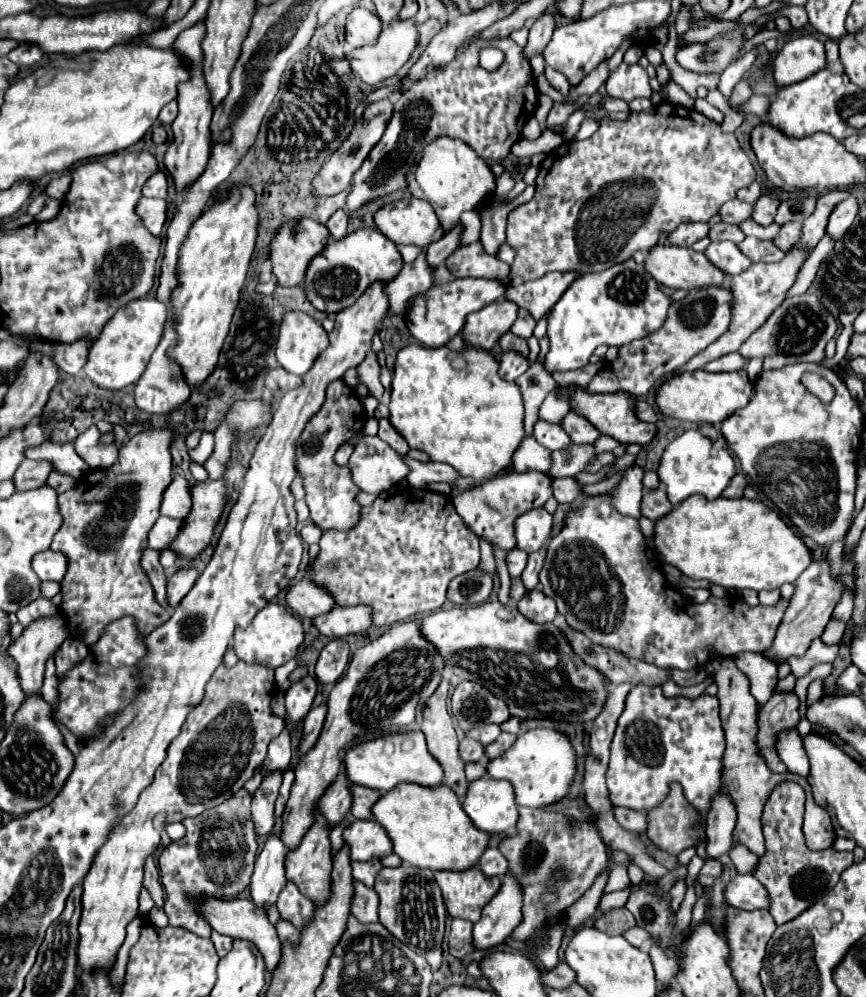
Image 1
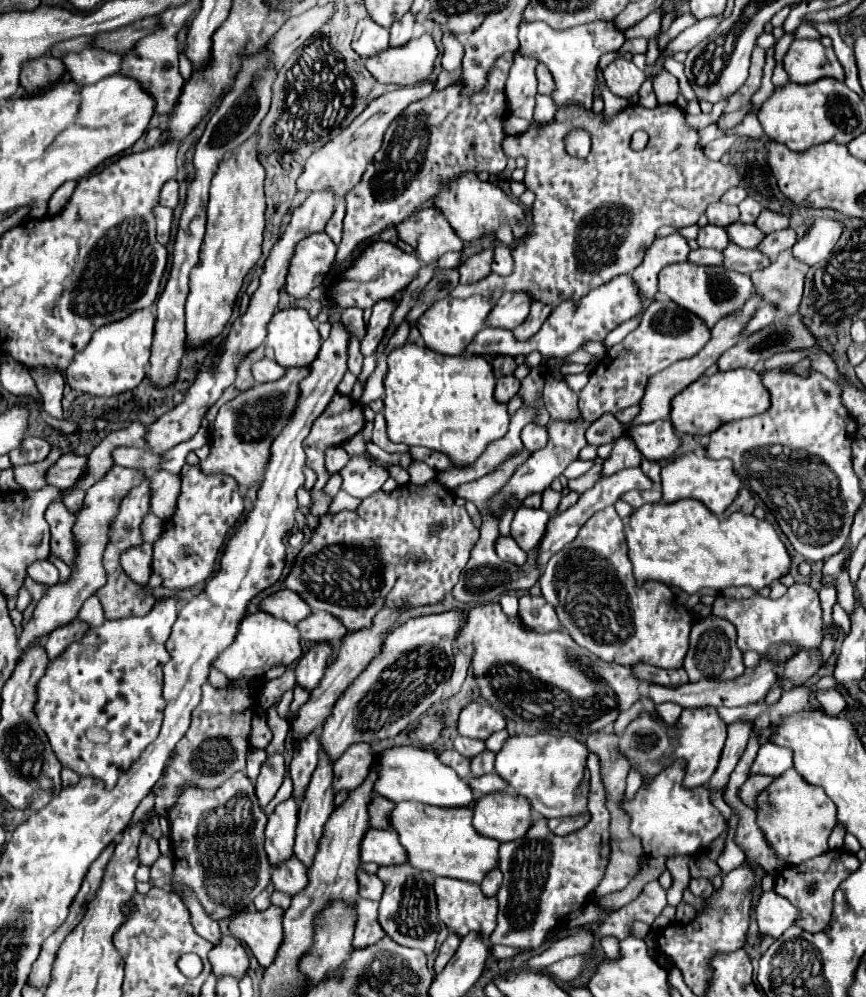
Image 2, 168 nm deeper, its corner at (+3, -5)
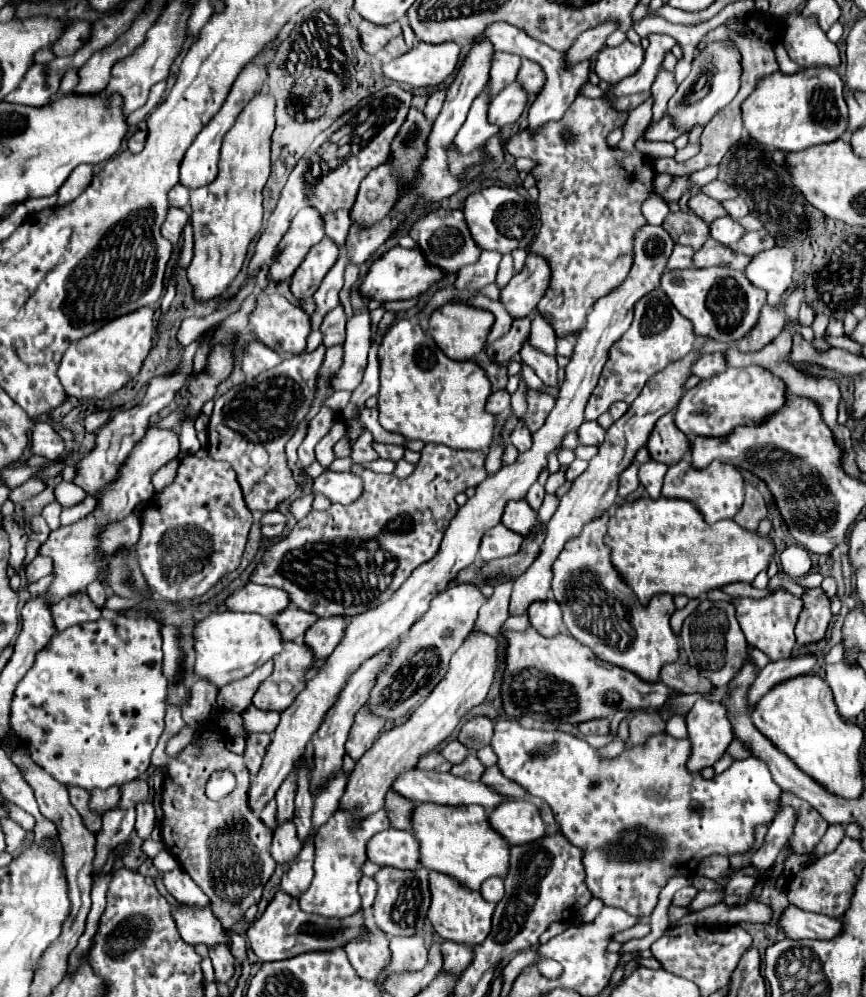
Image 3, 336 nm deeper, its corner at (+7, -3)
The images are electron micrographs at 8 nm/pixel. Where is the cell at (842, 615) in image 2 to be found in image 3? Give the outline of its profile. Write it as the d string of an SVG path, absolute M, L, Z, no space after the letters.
M843 642L836 644L826 655L825 663L826 664L835 664L843 660L845 656L845 650Z

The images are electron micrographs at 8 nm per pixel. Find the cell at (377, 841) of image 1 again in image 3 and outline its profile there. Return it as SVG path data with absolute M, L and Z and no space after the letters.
M389 828L369 840L367 856L379 866L415 870L419 866L419 844L413 832Z

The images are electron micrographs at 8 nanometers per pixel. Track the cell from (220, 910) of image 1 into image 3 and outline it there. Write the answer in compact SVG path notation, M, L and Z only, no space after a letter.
M281 890L275 894L267 910L257 918L257 924L253 924L247 930L247 938L249 938L253 952L263 962L273 962L273 960L287 960L287 958L293 958L305 952L331 952L335 948L345 948L349 942L365 934L365 926L367 926L367 918L363 910L355 912L353 916L345 920L307 914L299 908L297 898Z

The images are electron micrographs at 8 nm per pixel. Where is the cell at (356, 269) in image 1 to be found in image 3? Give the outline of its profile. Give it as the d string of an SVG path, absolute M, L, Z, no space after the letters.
M395 246L387 254L383 254L379 260L373 262L373 266L369 268L369 272L367 272L359 290L361 290L363 296L375 298L375 300L381 300L381 302L411 300L411 298L417 298L417 296L425 294L435 282L443 280L443 276L445 276L443 270L429 264L419 248L405 250L401 246Z

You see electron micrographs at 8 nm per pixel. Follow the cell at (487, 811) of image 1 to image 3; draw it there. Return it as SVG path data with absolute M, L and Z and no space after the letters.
M507 800L499 804L491 812L489 822L511 846L537 842L547 836L547 824L541 818L541 810L525 800Z

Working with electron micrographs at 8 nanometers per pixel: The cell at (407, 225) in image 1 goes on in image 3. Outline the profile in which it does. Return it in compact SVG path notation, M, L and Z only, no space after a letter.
M439 208L439 210L433 210L433 212L425 214L413 224L413 228L409 230L409 236L425 252L425 258L433 266L437 266L445 272L459 272L463 266L475 264L479 260L479 254L481 254L481 248L477 248L461 210L443 210L443 208Z

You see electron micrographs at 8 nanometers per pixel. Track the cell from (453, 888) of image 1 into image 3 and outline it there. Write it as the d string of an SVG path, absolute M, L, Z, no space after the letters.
M441 872L429 874L429 888L431 888L431 906L427 918L431 920L435 932L443 940L469 946L469 944L479 944L481 940L487 938L487 934L491 932L491 916L495 904L485 902L479 892L469 892L469 888L465 888L463 884Z

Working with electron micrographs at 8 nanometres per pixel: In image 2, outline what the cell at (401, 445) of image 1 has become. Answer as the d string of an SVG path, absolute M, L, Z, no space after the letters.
M377 414L377 416L375 416L375 428L373 428L371 442L377 444L379 448L383 448L385 452L409 452L409 446L405 446L405 444L393 444L393 442L387 438L383 414Z

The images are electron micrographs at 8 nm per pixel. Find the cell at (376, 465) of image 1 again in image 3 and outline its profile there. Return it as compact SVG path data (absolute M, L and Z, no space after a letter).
M329 470L313 480L313 492L325 496L331 504L351 504L361 496L361 478L353 476L351 472L331 472Z

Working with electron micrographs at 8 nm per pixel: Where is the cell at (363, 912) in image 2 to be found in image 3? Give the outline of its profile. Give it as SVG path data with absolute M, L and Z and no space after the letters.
M373 928L373 932L365 936L365 940L355 940L353 944L347 944L345 952L355 972L365 980L377 980L377 976L391 962L389 940L379 928Z

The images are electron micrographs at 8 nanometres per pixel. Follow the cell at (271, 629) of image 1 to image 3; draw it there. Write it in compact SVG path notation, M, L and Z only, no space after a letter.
M215 612L203 618L193 628L195 638L195 674L209 680L217 688L249 676L269 658L281 652L281 634L275 624L259 614L249 612Z

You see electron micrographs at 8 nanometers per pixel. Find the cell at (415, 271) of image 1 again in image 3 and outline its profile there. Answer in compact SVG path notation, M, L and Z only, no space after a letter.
M355 314L347 324L347 340L343 344L343 364L329 380L331 388L353 392L361 380L367 366L367 352L371 346L371 320L369 314Z

